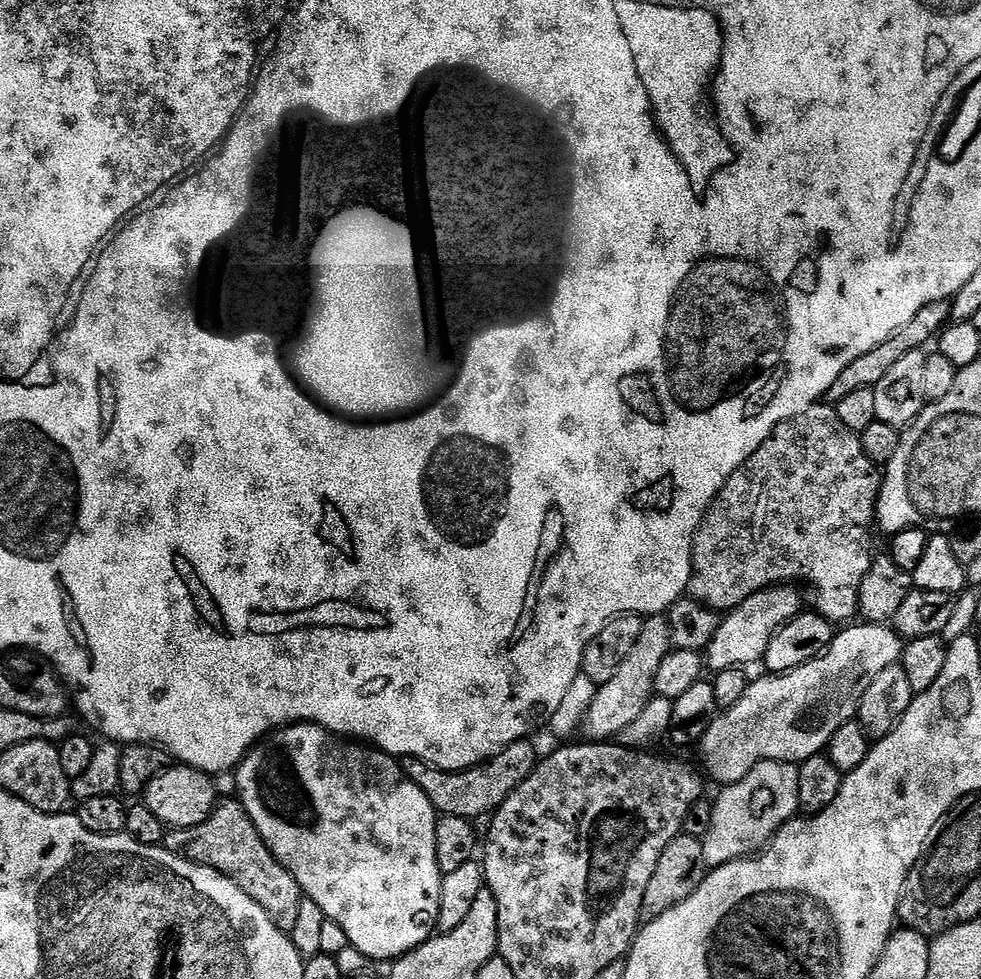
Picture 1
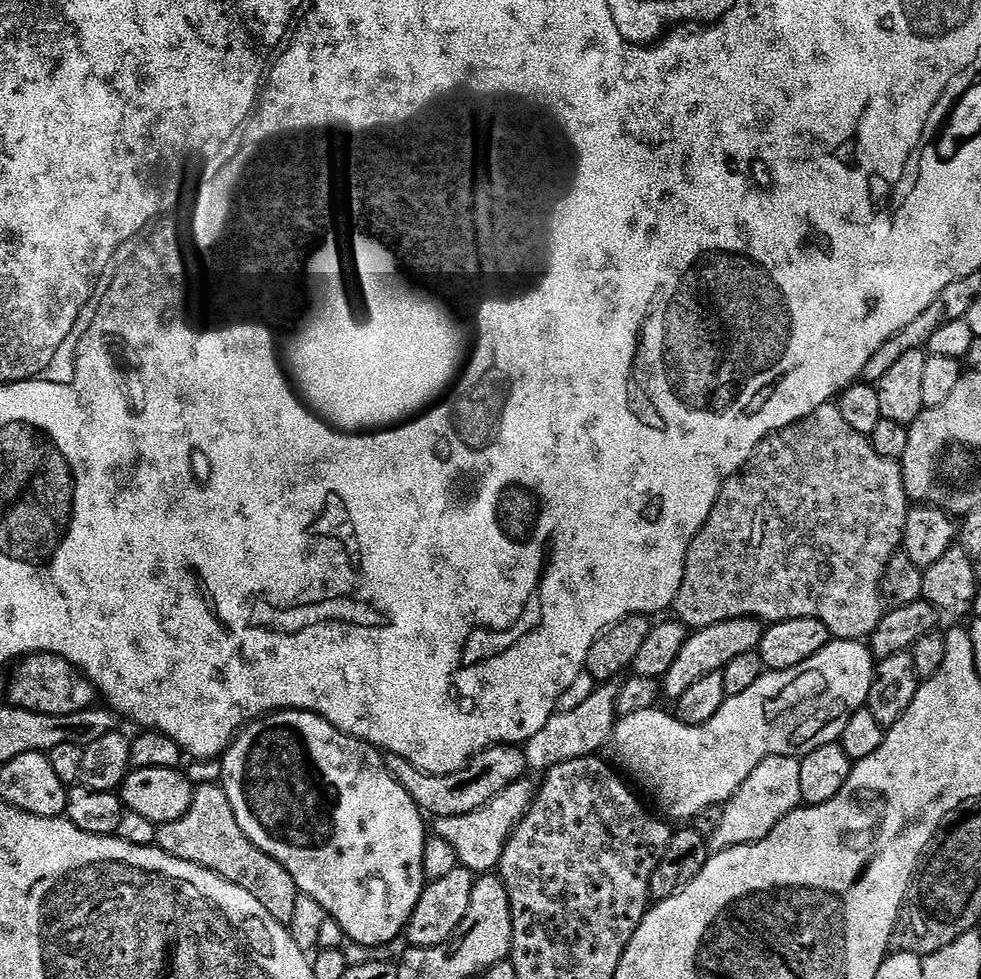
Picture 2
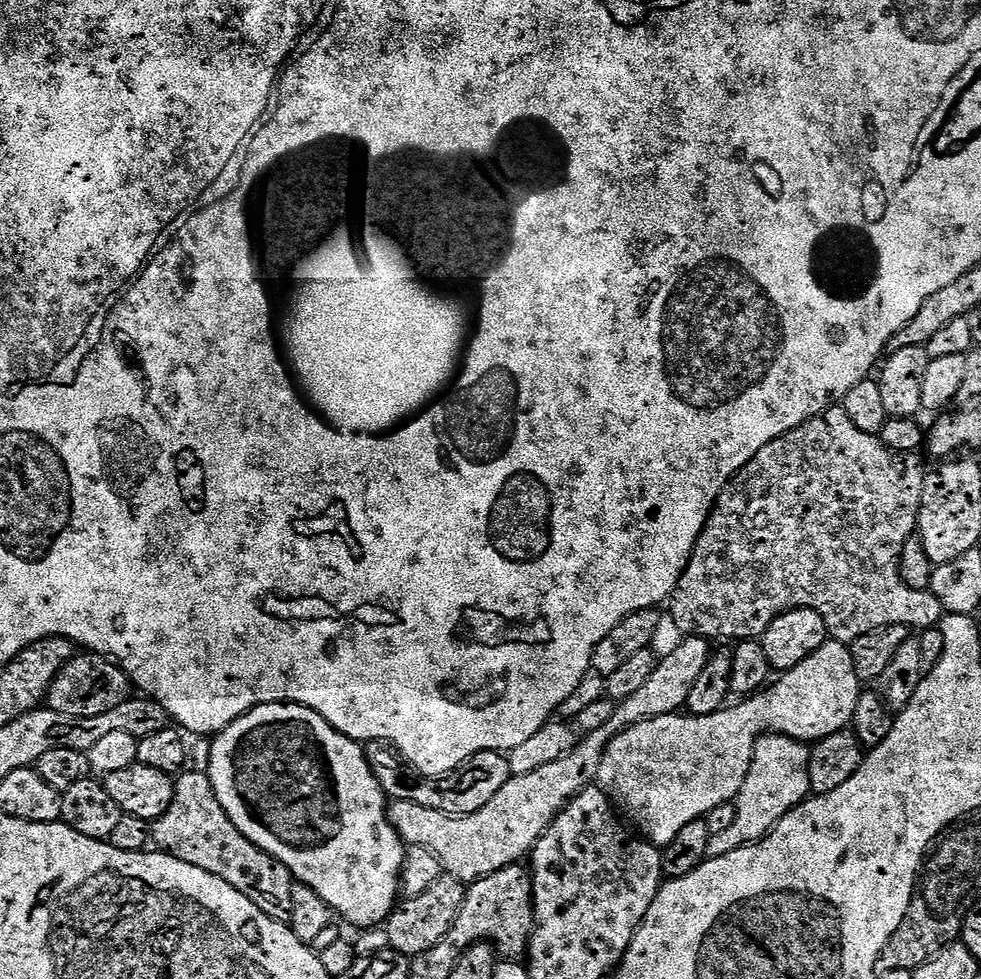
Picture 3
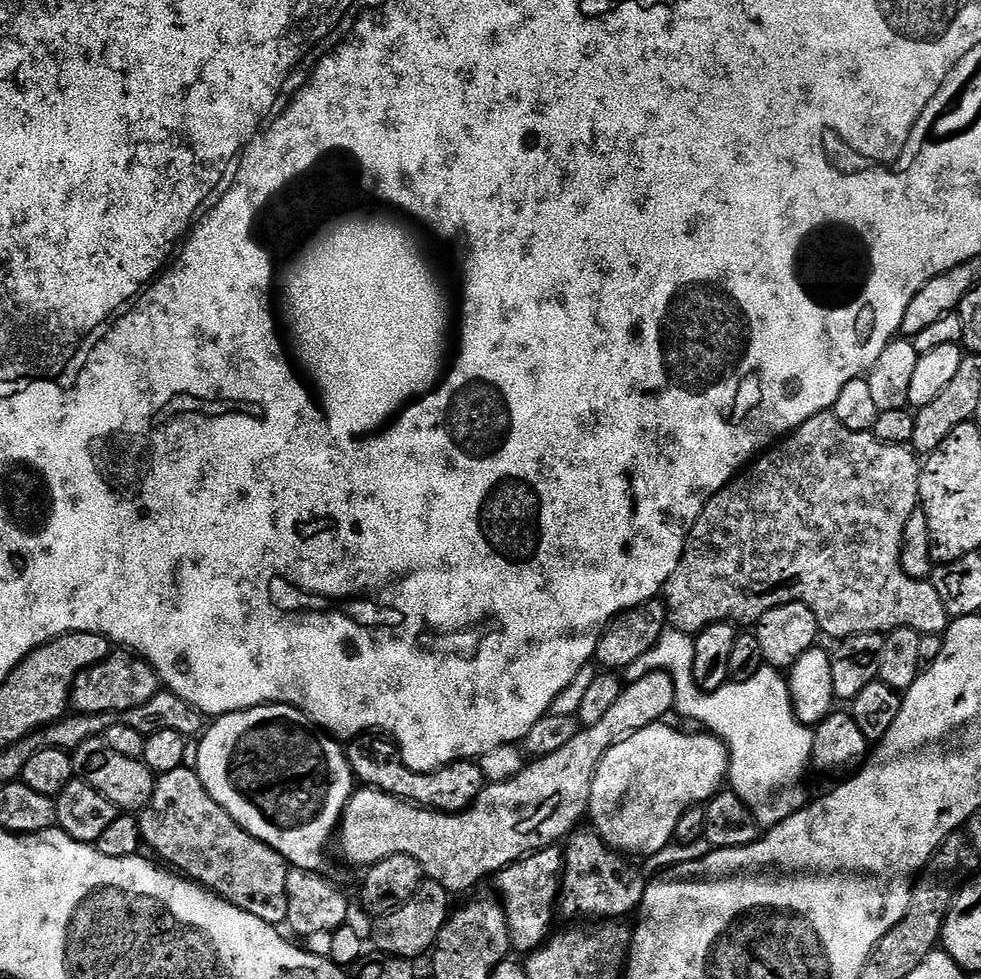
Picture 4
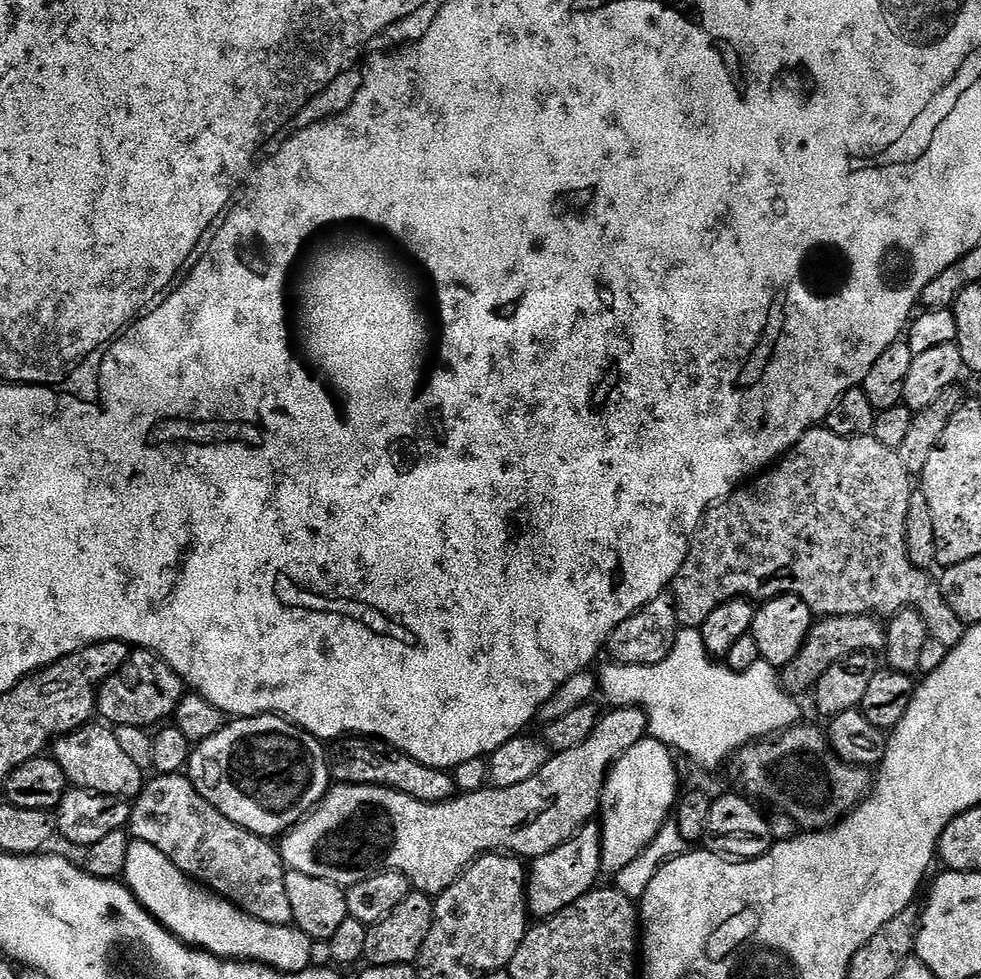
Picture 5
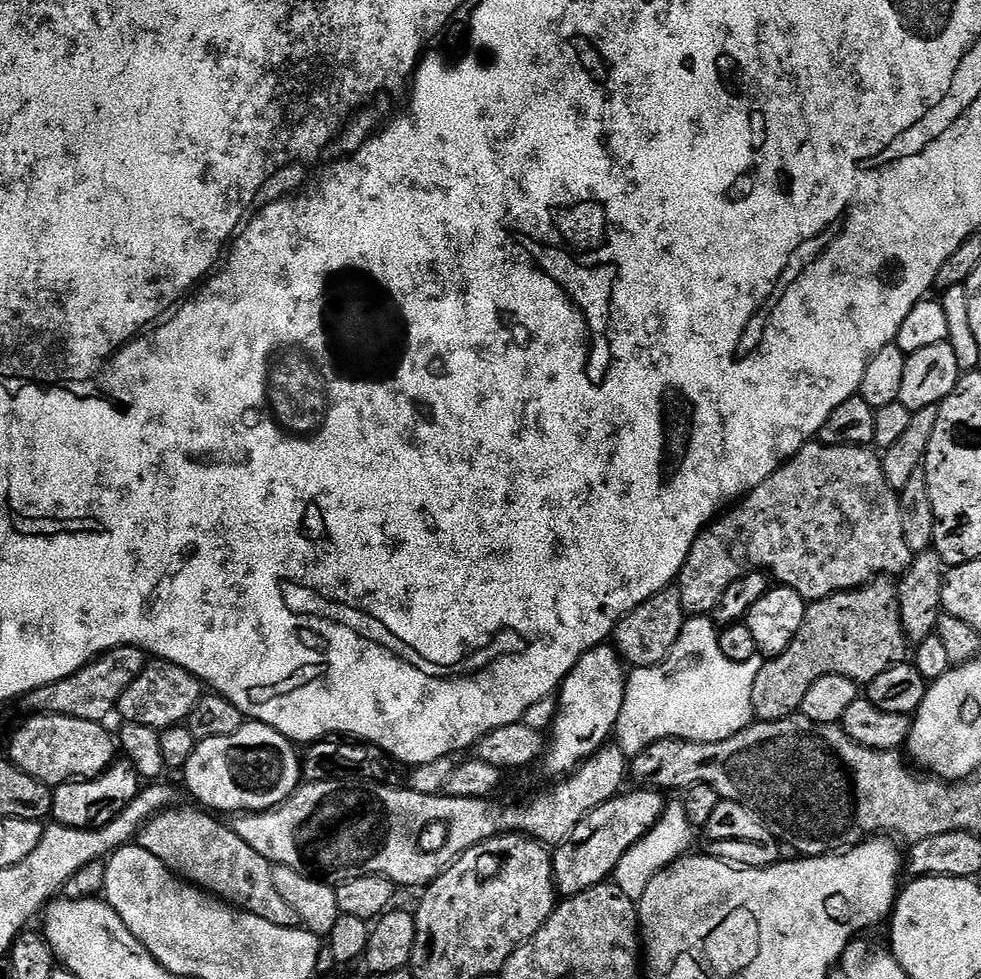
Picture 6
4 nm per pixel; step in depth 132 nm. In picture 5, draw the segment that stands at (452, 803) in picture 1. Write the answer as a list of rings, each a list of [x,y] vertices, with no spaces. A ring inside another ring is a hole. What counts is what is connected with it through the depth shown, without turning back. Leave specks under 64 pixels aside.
[[[341,738],[331,745],[328,752],[328,767],[332,774],[332,779],[336,784],[373,784],[379,788],[392,788],[395,792],[406,794],[418,802],[427,804],[445,804],[457,795],[456,777],[451,771],[426,766],[414,758],[410,758],[405,752],[395,750],[384,750],[380,752],[381,745],[368,738]]]

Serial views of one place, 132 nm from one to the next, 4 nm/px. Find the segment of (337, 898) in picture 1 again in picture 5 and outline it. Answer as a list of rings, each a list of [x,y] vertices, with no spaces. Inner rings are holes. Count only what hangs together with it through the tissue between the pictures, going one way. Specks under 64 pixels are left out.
[[[275,714],[225,723],[214,738],[193,747],[186,772],[206,802],[226,814],[230,822],[265,838],[280,838],[295,828],[333,783],[325,745]]]

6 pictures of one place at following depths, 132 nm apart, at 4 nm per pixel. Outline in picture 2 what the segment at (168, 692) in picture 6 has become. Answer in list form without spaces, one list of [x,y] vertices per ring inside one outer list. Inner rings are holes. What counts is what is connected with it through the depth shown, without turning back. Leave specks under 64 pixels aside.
[[[38,652],[23,657],[16,666],[16,673],[13,674],[12,681],[8,684],[7,703],[11,707],[21,708],[34,714],[65,716],[78,714],[97,703],[96,688],[89,682],[87,676],[66,658],[49,652]]]

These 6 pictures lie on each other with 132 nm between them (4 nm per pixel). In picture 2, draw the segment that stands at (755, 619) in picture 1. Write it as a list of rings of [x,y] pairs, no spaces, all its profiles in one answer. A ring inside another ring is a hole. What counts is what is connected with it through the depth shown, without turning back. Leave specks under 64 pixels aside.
[[[736,618],[730,622],[718,622],[714,626],[693,631],[688,637],[686,646],[682,648],[682,654],[674,658],[674,666],[662,677],[662,692],[665,697],[669,696],[672,702],[680,699],[694,682],[699,682],[701,678],[706,678],[715,672],[723,672],[734,658],[741,654],[750,654],[757,651],[764,637],[765,625],[758,620],[750,618]]]

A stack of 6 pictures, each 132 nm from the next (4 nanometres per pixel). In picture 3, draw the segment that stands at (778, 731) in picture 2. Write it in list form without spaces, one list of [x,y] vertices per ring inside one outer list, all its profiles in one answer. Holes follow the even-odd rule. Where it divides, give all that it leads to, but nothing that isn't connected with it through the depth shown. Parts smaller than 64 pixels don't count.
[[[829,639],[827,644],[814,650],[806,662],[794,666],[779,679],[767,691],[761,690],[754,696],[741,699],[736,705],[725,706],[713,716],[673,714],[631,724],[608,743],[595,783],[609,793],[619,807],[620,804],[624,807],[623,815],[628,815],[640,827],[639,835],[648,843],[663,846],[674,842],[682,826],[703,820],[710,810],[714,810],[714,806],[735,801],[742,782],[746,782],[746,774],[752,765],[752,752],[761,736],[775,734],[789,736],[791,740],[815,742],[830,738],[830,734],[835,732],[845,731],[851,725],[854,706],[858,706],[862,691],[862,681],[854,670],[849,645]]]

